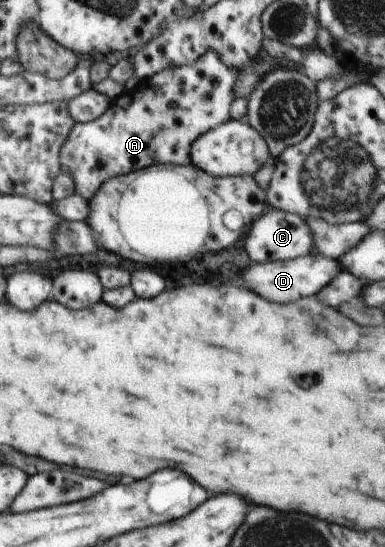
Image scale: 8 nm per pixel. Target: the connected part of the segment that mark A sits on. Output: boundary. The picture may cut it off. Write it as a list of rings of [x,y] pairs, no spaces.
[[[207,51],[190,65],[163,69],[148,79],[141,80],[136,93],[122,93],[111,100],[108,110],[99,119],[76,123],[60,150],[60,173],[71,176],[74,193],[89,202],[108,179],[143,169],[152,164],[186,165],[190,163],[191,145],[202,134],[230,119],[234,84],[239,70],[223,64],[215,51]]]

